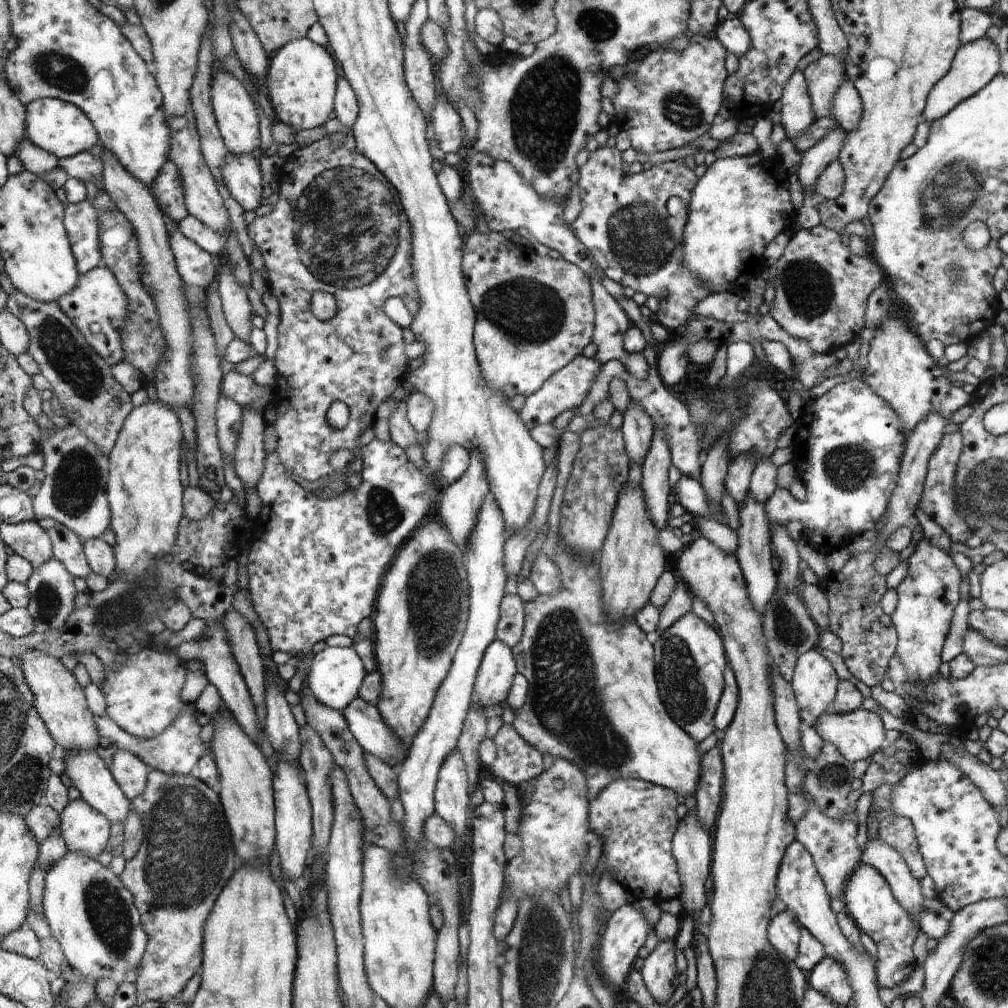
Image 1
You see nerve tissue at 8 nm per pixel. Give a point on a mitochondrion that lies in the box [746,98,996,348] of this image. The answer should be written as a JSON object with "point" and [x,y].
{"point":[957,187]}

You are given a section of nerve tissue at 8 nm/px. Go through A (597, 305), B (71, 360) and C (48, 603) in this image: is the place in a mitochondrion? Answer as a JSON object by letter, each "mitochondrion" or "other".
{"A":"other","B":"mitochondrion","C":"mitochondrion"}

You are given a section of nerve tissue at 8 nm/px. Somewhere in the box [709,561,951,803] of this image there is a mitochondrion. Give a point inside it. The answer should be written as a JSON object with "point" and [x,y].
{"point":[790,630]}

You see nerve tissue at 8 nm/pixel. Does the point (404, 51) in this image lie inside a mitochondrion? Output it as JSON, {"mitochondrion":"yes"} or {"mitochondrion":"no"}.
{"mitochondrion":"no"}

